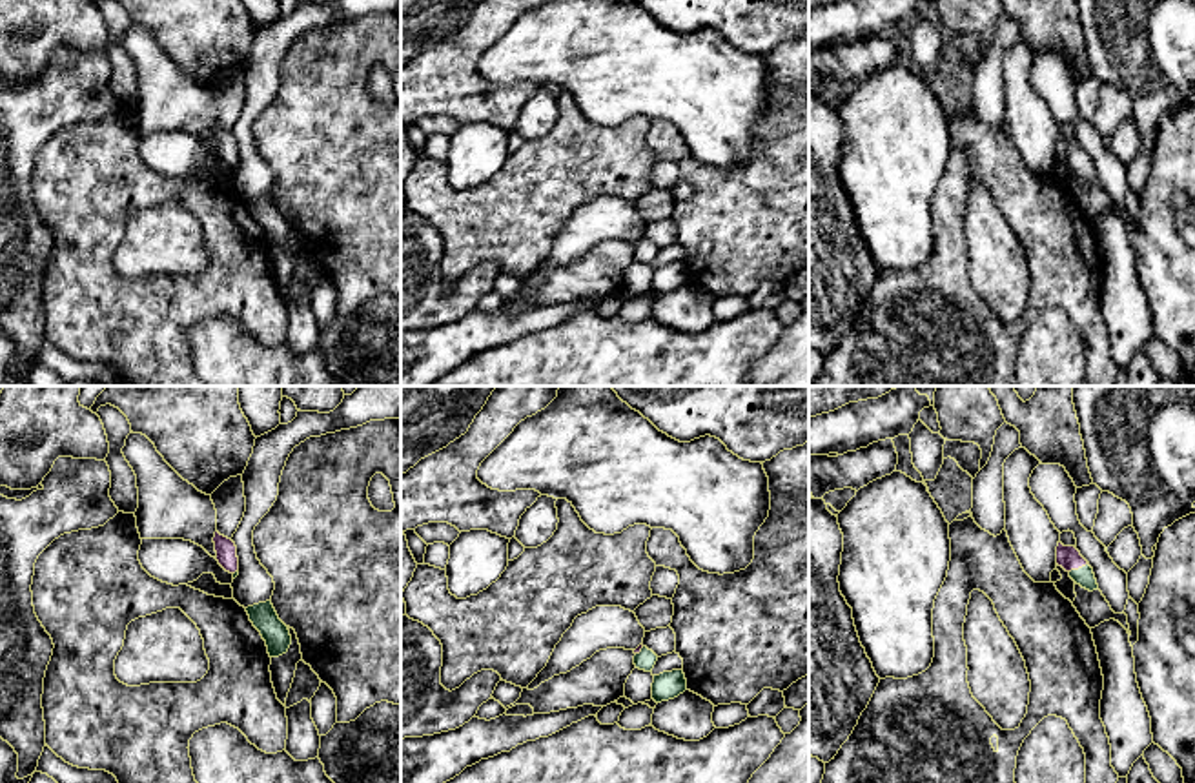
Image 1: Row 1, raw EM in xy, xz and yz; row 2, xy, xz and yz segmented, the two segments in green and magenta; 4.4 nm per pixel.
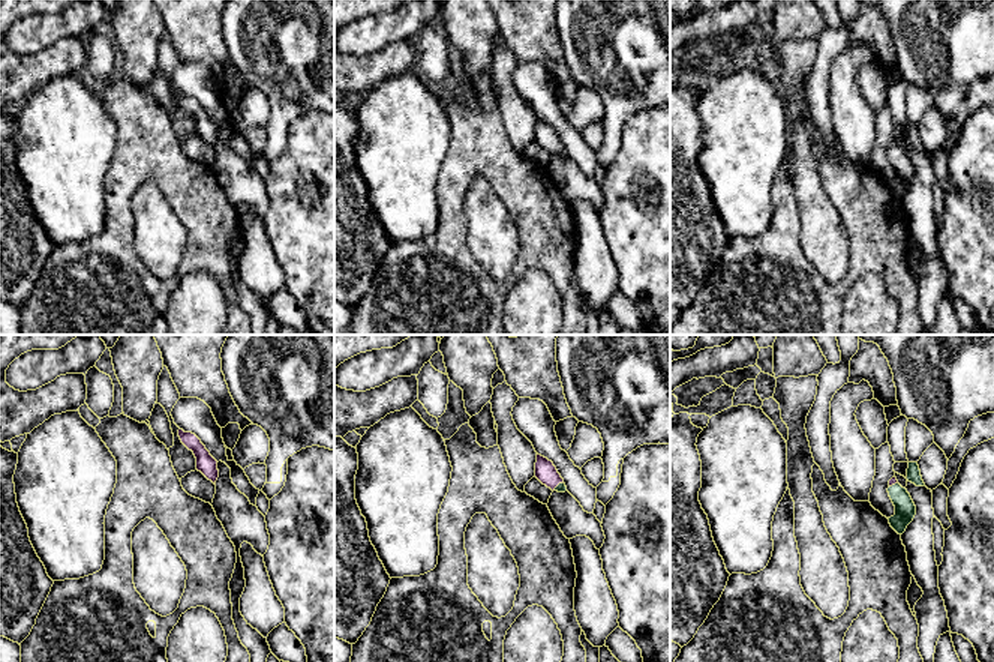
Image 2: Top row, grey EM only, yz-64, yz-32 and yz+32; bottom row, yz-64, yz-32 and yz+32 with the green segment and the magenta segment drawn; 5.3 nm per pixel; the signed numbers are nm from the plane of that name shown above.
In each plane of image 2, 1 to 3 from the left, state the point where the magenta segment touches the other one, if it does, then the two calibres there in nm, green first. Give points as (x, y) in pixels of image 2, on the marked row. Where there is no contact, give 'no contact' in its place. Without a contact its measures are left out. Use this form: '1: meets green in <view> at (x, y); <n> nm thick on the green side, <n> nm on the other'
1: no contact
2: meets green in yz-32 at (558, 485); 50 nm thick on the green side, 110 nm on the other
3: meets green in yz+32 at (892, 485); 110 nm thick on the green side, 40 nm on the other

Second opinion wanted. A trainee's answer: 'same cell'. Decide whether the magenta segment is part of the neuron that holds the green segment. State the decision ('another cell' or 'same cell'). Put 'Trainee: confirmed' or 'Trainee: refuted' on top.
Trainee: confirmed
same cell

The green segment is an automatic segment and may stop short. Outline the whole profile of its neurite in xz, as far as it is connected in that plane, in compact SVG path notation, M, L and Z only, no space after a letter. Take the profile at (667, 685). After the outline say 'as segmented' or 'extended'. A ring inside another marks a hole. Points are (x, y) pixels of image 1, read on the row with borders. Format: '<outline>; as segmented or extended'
M672 670L654 676L652 699L656 703L674 699L685 690L687 690L687 679L683 670Z; as segmented

